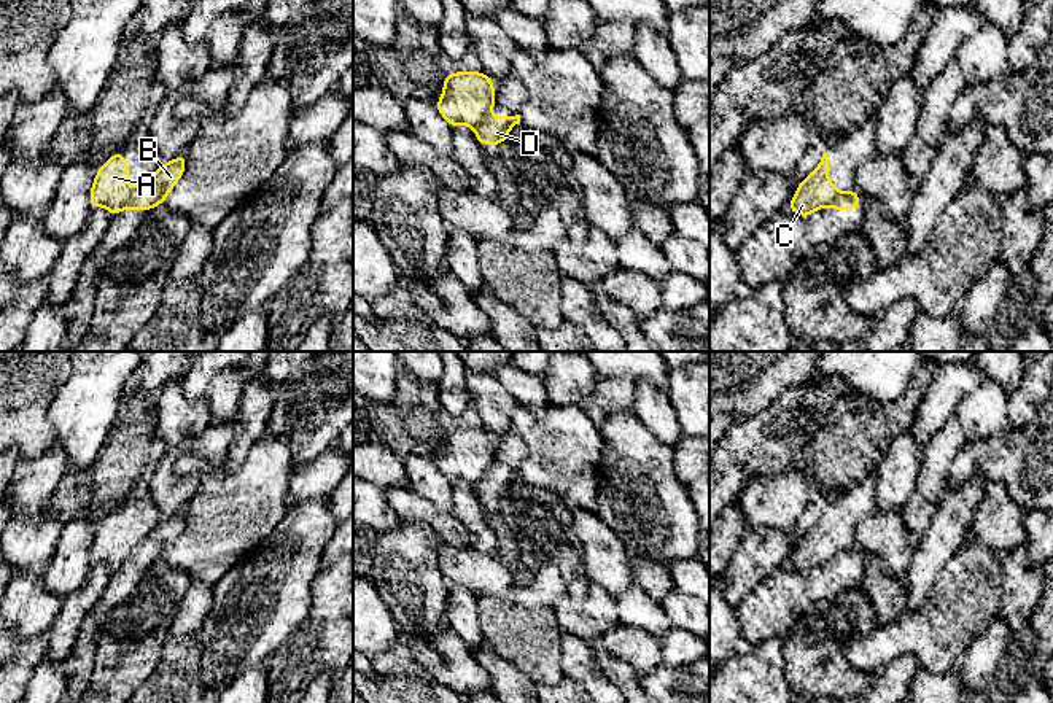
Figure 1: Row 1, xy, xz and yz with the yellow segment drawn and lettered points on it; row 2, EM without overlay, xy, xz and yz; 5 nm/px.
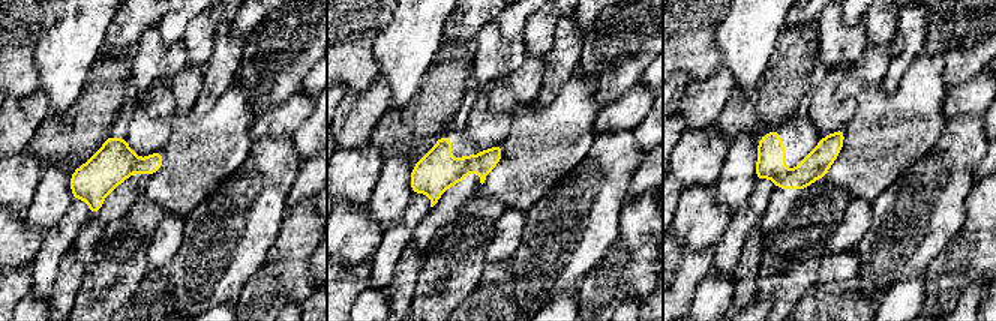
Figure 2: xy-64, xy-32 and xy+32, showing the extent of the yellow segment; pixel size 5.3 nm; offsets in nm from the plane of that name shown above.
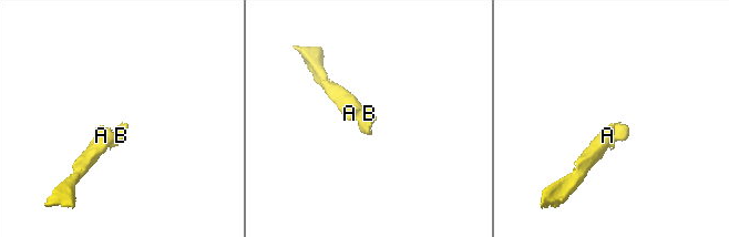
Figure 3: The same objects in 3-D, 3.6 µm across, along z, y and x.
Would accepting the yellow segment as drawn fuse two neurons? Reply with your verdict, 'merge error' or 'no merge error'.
merge error

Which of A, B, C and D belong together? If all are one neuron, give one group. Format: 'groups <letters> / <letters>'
groups A C / B D

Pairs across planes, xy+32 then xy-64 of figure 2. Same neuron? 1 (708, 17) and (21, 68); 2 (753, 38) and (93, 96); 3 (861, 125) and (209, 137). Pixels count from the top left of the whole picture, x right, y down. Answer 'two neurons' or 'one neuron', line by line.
1: one neuron
2: two neurons
3: one neuron

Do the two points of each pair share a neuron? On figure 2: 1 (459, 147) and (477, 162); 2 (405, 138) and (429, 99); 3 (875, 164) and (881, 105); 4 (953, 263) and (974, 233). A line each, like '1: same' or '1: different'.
1: different
2: same
3: same
4: same

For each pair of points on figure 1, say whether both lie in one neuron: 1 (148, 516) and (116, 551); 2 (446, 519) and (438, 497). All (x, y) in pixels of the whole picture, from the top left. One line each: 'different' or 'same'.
1: same
2: different

